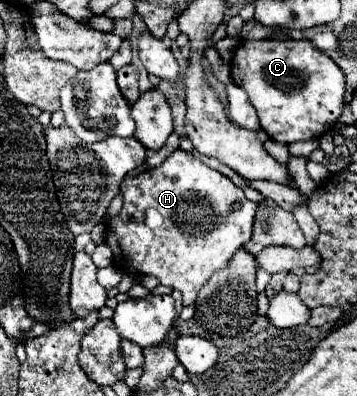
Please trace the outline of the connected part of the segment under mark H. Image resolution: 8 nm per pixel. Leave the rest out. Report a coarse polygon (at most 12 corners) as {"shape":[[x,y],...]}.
{"shape":[[177,149],[121,183],[105,243],[193,305],[257,205]]}

